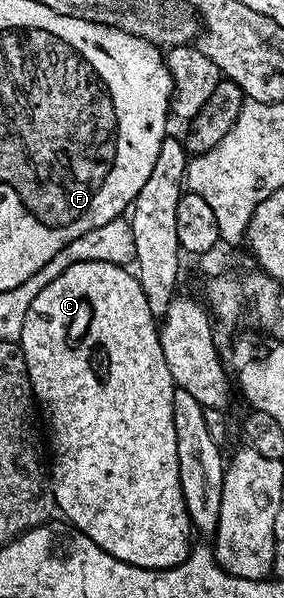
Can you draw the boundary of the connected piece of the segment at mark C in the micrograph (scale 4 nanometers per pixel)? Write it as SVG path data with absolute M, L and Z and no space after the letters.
M76 263L56 275L56 279L52 279L52 283L48 283L48 287L44 287L40 295L36 295L36 299L32 299L32 307L28 307L24 315L20 338L34 396L37 404L46 408L46 417L50 420L50 437L54 440L52 484L57 512L63 513L73 528L88 535L88 539L92 539L96 547L108 551L108 555L120 559L125 565L155 571L176 567L181 561L185 561L192 548L192 513L186 508L186 500L180 487L180 459L176 459L176 423L172 423L172 399L176 386L172 371L168 371L168 363L164 359L158 330L156 318L148 309L148 299L141 290L141 283L129 268L112 263Z

